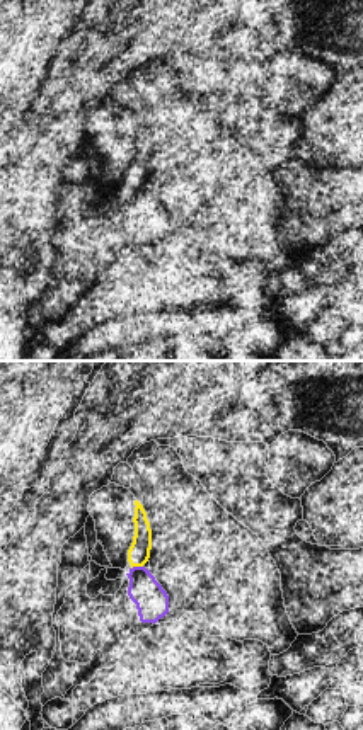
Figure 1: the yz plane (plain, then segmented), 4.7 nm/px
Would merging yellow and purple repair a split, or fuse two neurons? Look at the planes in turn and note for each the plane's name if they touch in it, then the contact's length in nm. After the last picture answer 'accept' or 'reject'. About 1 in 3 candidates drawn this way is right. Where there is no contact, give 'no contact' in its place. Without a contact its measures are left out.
meets yellow in yz; contact 60 nm long

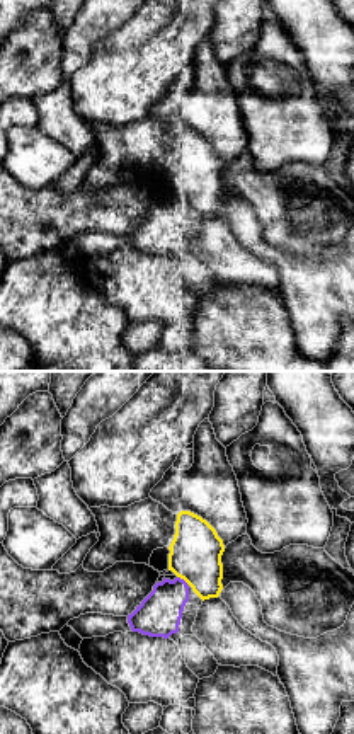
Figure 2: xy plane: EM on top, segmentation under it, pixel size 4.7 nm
meets yellow in xy; contact 70 nm long

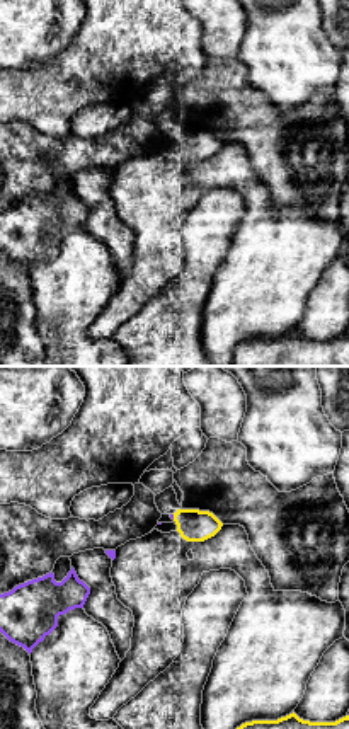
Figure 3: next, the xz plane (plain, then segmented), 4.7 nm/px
meets yellow in xz; contact 30 nm long

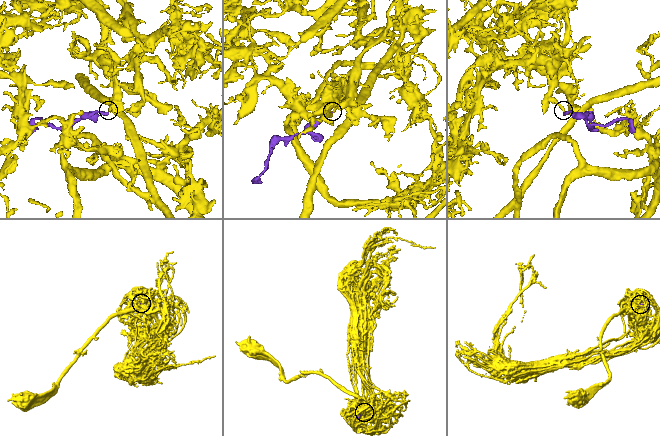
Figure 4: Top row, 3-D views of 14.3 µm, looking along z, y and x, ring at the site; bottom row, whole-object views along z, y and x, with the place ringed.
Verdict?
reject

